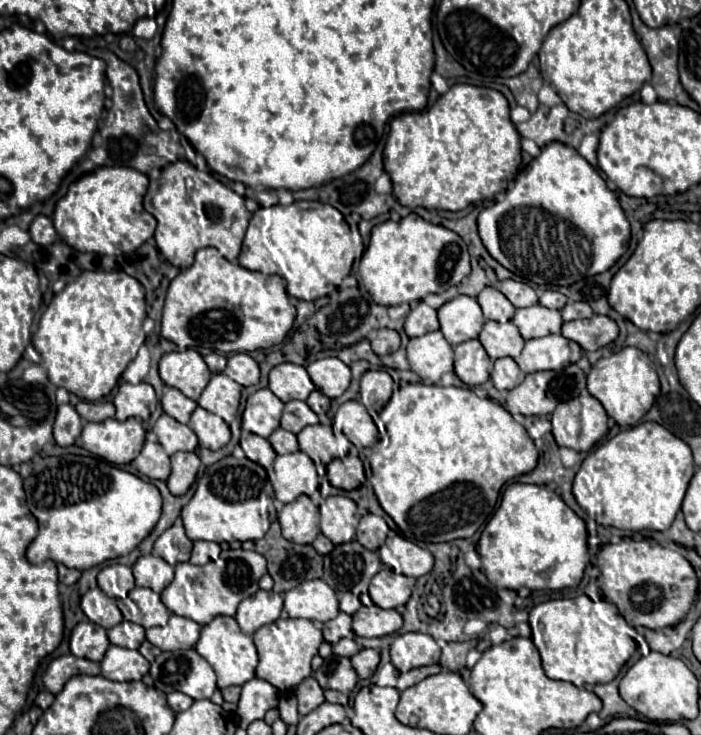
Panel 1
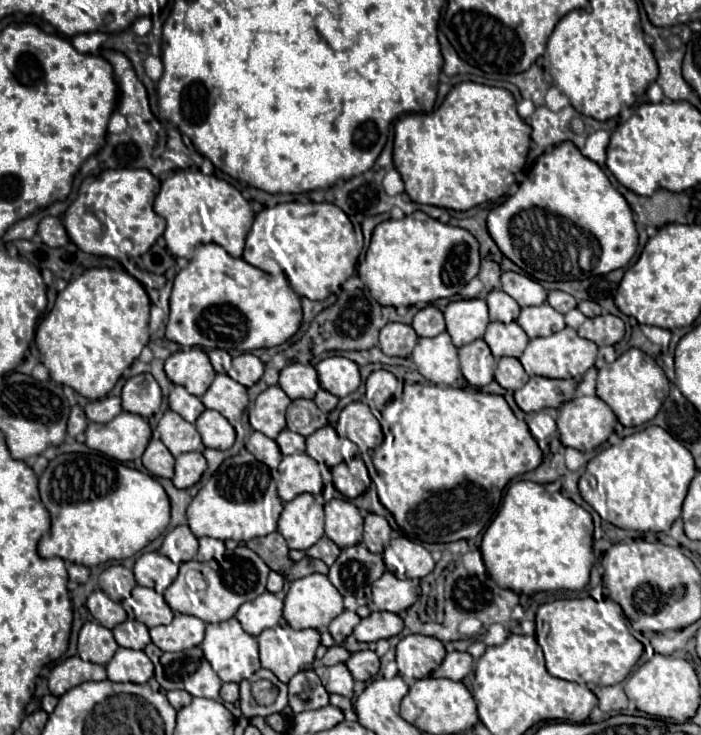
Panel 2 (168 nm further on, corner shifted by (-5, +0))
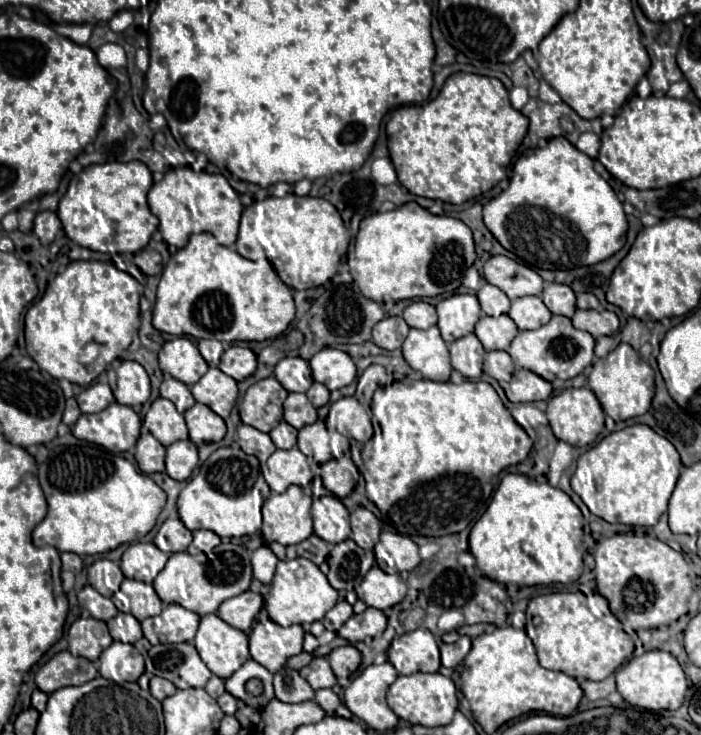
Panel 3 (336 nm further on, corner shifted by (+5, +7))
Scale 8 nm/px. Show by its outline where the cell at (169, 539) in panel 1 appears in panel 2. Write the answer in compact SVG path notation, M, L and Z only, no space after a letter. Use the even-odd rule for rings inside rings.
M176 526L172 532L166 534L160 554L168 556L174 564L188 562L198 552L198 538L192 534L188 526Z

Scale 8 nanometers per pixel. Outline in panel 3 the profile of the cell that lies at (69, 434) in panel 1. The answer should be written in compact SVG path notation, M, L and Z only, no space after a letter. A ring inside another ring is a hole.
M68 399L66 401L66 409L64 409L64 425L74 425L76 419L80 417L80 409L76 405L76 399Z

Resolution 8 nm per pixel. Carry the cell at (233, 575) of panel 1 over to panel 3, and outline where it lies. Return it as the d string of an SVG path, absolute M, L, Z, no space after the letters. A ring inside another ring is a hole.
M198 530L193 532L193 541L184 552L172 553L166 567L160 571L160 575L154 579L154 589L158 593L158 597L162 599L162 603L178 603L188 611L194 611L198 615L208 615L208 613L216 613L220 603L240 595L244 591L248 591L250 581L252 581L252 565L250 565L250 555L248 549L242 545L226 545L226 557L220 559L218 569L214 565L210 565L217 556L214 549L210 553L202 553L206 551L208 543L219 545L218 537L204 533L208 530Z

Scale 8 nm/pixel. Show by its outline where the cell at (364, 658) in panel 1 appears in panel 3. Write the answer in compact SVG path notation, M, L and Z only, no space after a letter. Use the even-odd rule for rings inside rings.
M344 645L344 647L334 649L330 655L326 655L326 659L328 659L334 675L338 679L346 679L360 667L362 655L354 645Z

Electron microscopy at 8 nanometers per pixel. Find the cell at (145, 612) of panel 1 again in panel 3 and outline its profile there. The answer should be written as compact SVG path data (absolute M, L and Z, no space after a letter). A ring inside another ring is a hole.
M124 579L118 592L112 596L112 601L120 612L130 613L138 621L160 615L162 611L162 601L152 585L136 579Z

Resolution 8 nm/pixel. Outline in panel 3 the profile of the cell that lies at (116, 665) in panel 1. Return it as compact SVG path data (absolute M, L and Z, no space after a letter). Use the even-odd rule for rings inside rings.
M112 643L102 651L98 659L98 671L104 679L114 683L138 681L138 677L144 673L144 657L134 645Z

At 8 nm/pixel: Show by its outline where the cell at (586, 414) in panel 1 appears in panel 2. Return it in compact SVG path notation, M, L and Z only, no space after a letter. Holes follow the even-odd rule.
M582 396L562 406L556 422L564 446L592 452L614 432L616 416L598 396Z

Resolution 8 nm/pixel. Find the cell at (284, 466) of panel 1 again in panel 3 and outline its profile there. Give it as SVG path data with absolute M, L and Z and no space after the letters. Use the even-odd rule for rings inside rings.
M292 447L288 451L276 449L262 471L263 477L274 493L284 493L290 485L306 487L312 481L312 471L306 455Z

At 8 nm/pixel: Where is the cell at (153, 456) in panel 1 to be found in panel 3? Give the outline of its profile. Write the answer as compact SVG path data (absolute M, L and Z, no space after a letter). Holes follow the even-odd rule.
M142 431L138 443L136 443L136 449L134 449L134 457L136 457L136 463L138 467L144 471L144 473L158 473L158 471L164 471L164 457L166 457L166 447L156 439L152 437L150 431Z

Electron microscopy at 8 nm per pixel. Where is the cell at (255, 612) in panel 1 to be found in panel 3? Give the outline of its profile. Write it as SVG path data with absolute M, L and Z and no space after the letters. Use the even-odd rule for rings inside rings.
M244 591L232 599L226 599L220 607L218 607L218 615L232 627L248 631L254 623L254 619L258 617L258 613L264 607L264 599L260 593L254 591Z

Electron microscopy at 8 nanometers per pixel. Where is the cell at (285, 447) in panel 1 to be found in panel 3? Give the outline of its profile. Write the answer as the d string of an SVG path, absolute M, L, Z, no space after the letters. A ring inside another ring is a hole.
M280 421L272 431L270 431L270 437L274 441L274 445L278 449L292 449L296 445L296 437L298 437L298 431L288 425L286 421Z

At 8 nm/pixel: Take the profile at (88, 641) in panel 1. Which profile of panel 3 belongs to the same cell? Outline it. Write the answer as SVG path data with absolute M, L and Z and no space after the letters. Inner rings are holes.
M80 617L70 625L68 649L72 655L80 655L90 661L96 661L110 643L112 643L112 637L104 621L98 621L92 617L86 617L86 619Z

